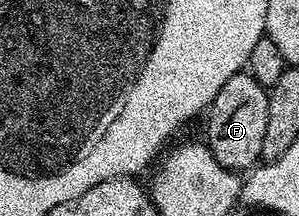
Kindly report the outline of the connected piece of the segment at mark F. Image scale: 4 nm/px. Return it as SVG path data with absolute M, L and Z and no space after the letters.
M249 72L232 76L210 101L205 111L206 135L204 141L212 156L226 170L246 172L259 165L264 148L264 127L268 124L268 90Z

